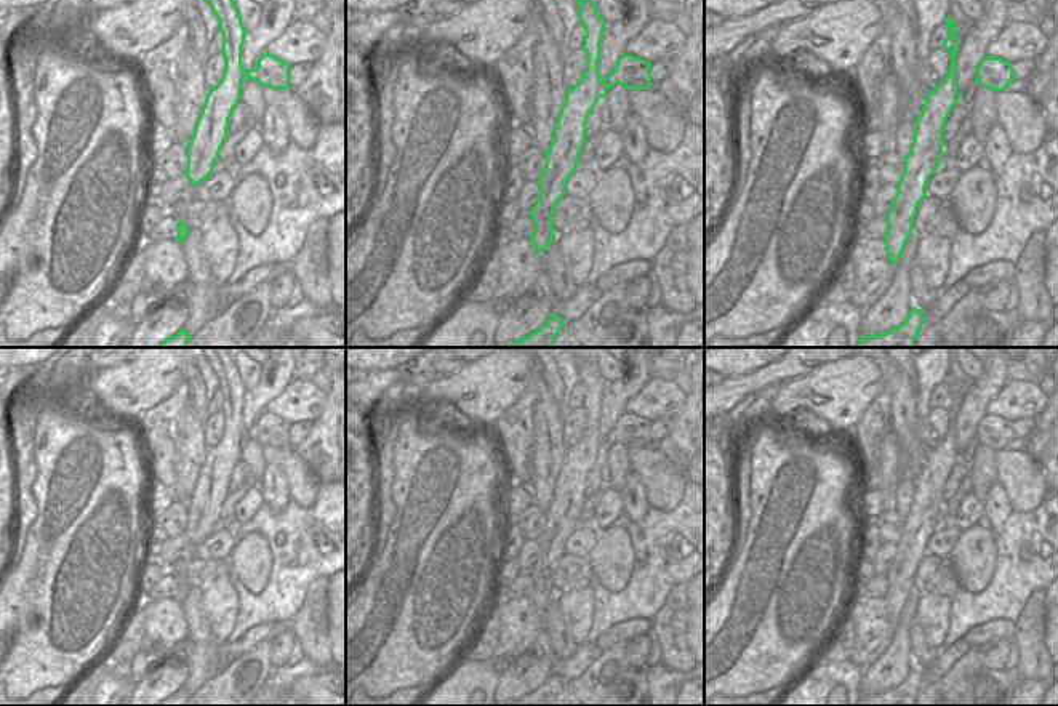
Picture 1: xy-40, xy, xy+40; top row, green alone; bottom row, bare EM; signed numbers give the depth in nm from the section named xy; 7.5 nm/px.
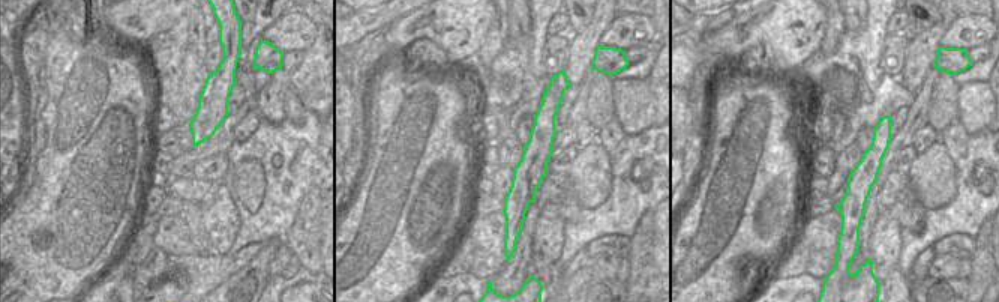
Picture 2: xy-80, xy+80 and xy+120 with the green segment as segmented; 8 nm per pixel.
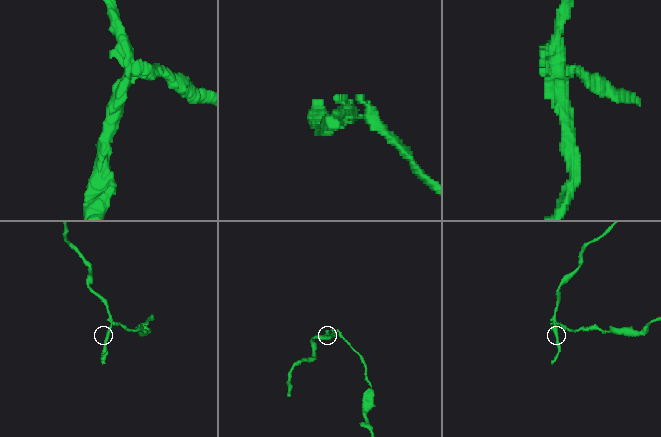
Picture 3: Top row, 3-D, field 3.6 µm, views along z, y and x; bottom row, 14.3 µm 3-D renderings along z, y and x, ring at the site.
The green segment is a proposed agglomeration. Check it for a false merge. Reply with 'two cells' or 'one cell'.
two cells

